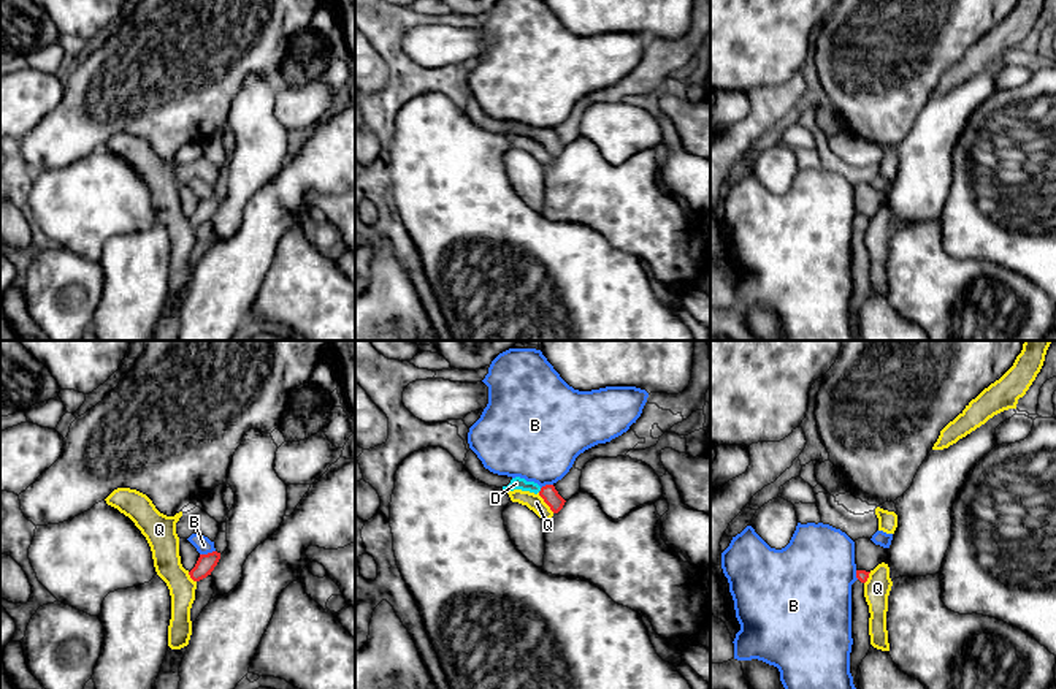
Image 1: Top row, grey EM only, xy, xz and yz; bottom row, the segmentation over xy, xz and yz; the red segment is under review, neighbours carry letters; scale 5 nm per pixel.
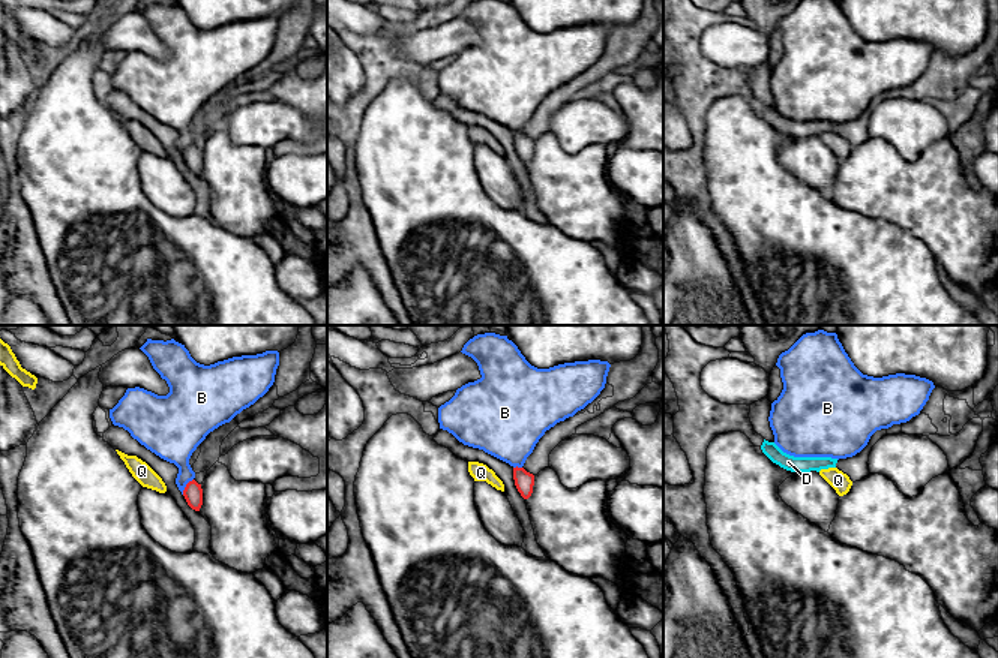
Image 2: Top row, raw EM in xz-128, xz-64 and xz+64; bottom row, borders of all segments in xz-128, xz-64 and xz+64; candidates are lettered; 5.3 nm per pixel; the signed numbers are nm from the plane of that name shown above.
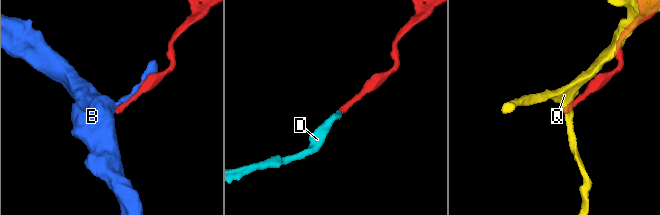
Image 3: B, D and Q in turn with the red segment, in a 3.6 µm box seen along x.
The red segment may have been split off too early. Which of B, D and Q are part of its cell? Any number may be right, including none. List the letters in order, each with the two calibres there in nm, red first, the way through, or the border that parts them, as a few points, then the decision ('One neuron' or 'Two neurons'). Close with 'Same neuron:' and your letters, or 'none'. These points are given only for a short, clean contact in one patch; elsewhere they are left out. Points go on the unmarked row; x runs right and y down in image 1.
B: Thickness 90 nm (red) against 90 nm. Two neurons
D: Thickness 90 nm (red) against 60 nm. Path across: xz (550, 141), (541, 135), (516, 129). One neuron
Q: Thickness 90 nm (red) against 90 nm. Two neurons
Same neuron: D

